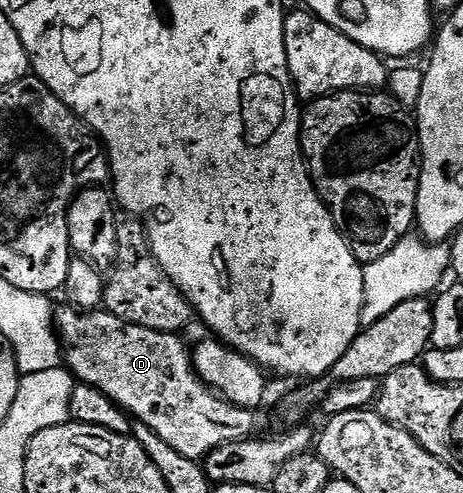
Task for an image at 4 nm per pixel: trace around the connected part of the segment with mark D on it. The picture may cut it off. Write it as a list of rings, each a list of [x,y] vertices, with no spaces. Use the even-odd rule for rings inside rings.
[[[76,306],[58,307],[55,312],[55,331],[63,345],[63,360],[70,372],[80,383],[90,384],[99,390],[103,390],[103,394],[107,394],[107,398],[111,398],[120,406],[124,412],[129,413],[130,417],[136,423],[143,426],[151,426],[151,430],[155,430],[155,434],[159,434],[159,438],[163,438],[163,442],[168,442],[174,450],[179,450],[179,454],[183,454],[183,458],[191,458],[198,462],[204,461],[205,457],[209,455],[211,450],[215,450],[224,444],[231,442],[239,442],[240,440],[247,440],[258,435],[257,432],[257,415],[258,413],[251,408],[240,408],[235,406],[229,400],[224,400],[223,397],[213,391],[204,384],[204,382],[197,376],[197,371],[193,369],[193,354],[190,345],[184,344],[181,341],[182,337],[175,332],[160,332],[159,330],[147,330],[143,326],[135,326],[131,322],[127,322],[118,316],[112,316],[108,310],[85,310]]]

